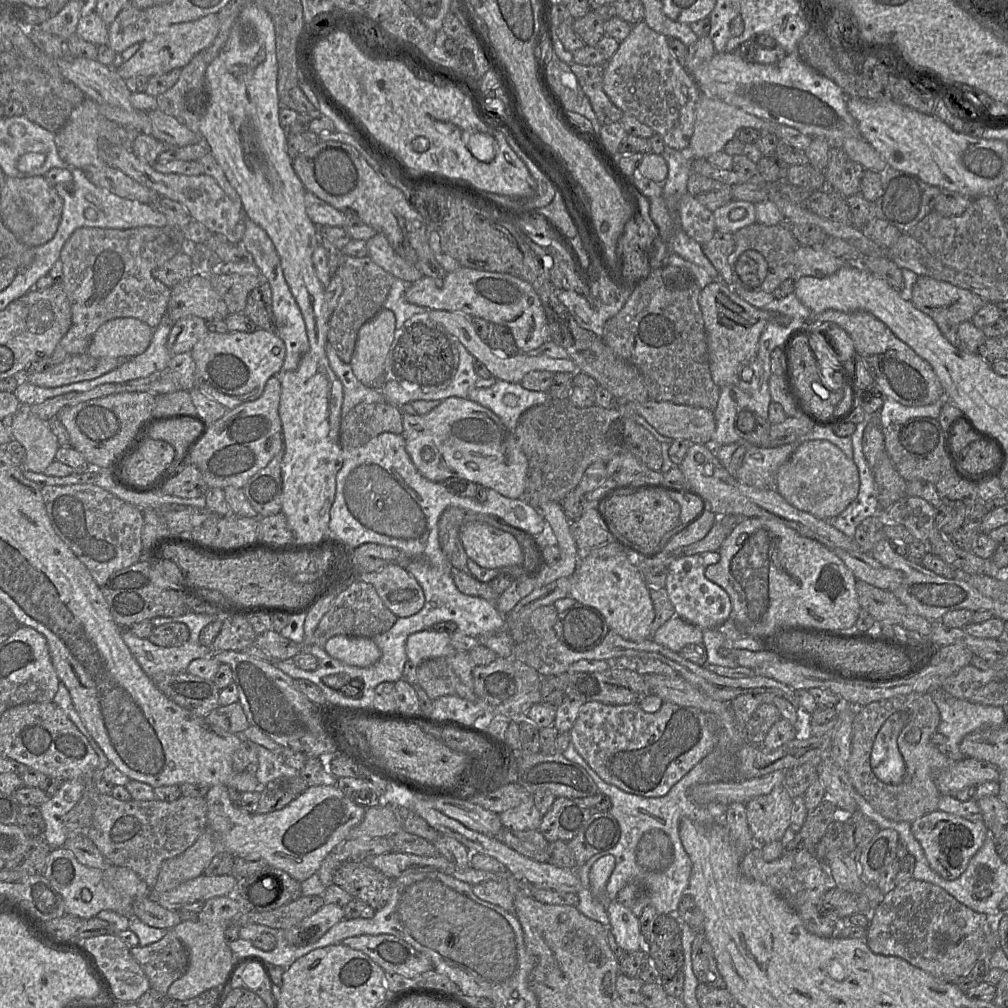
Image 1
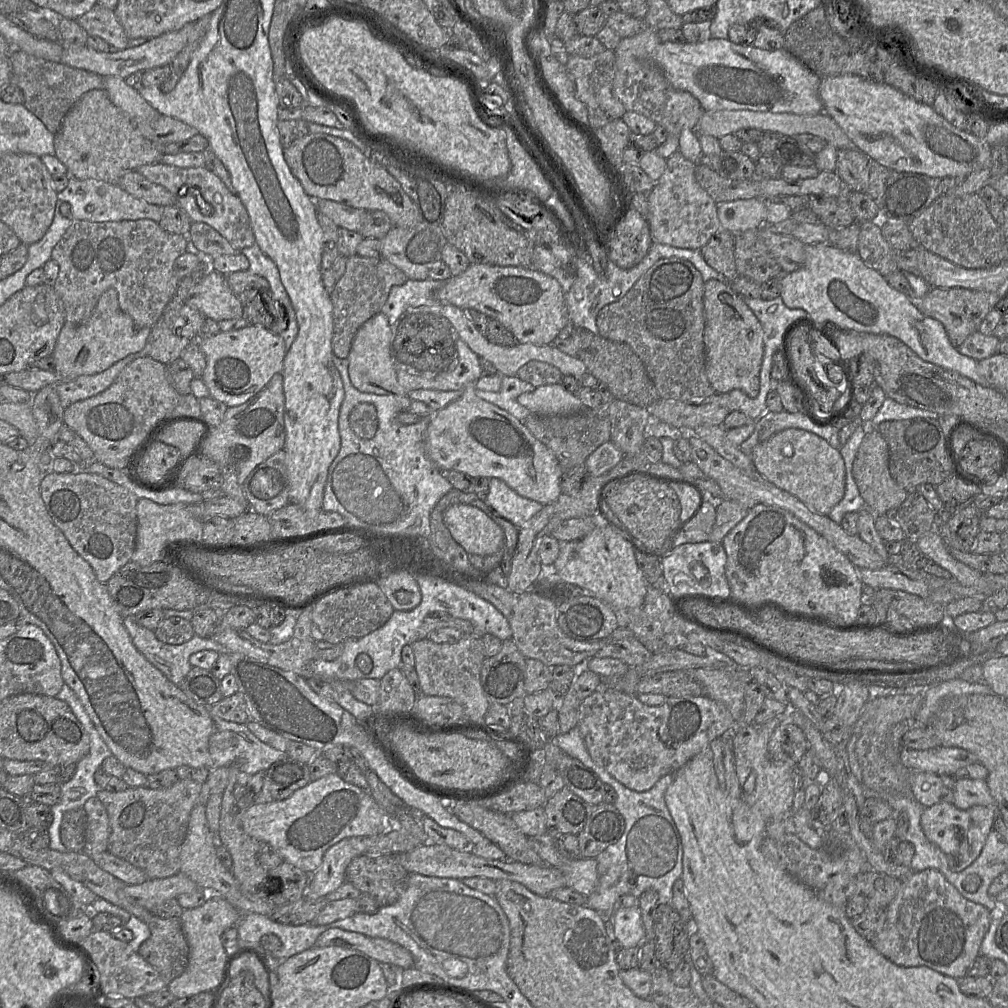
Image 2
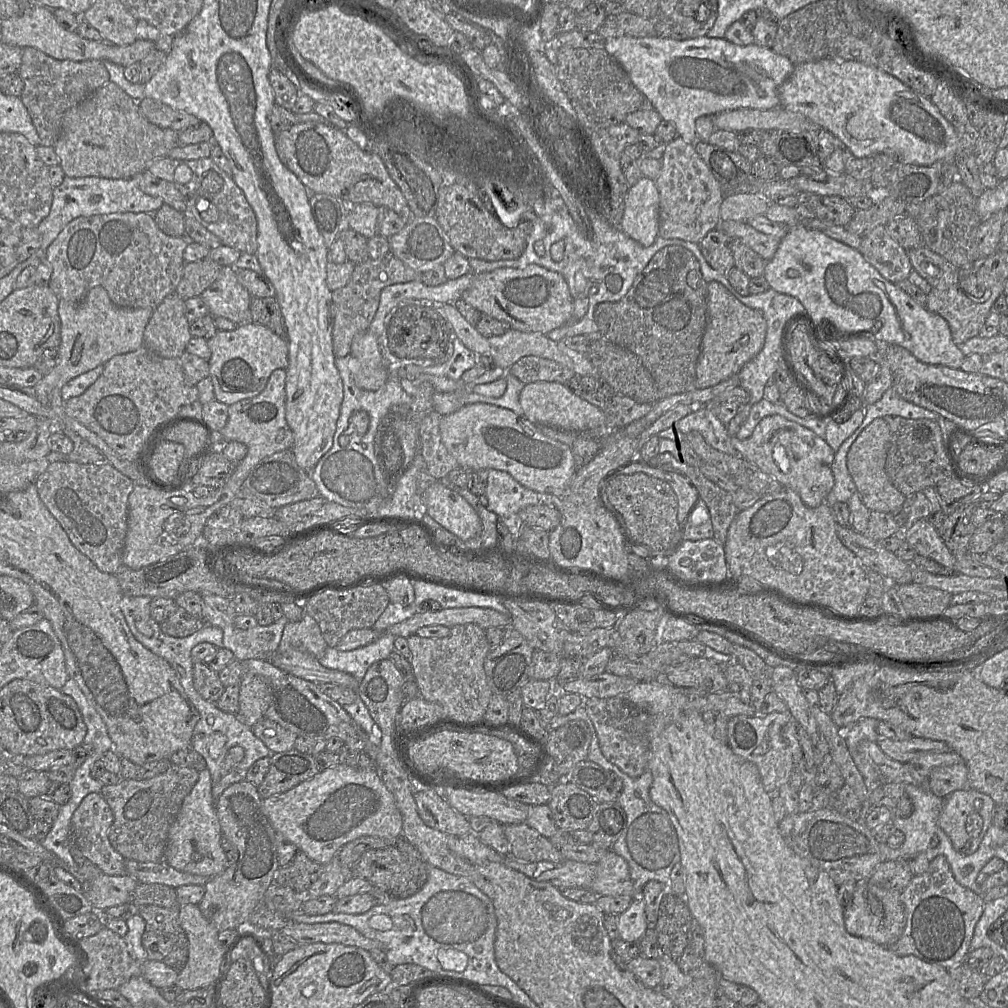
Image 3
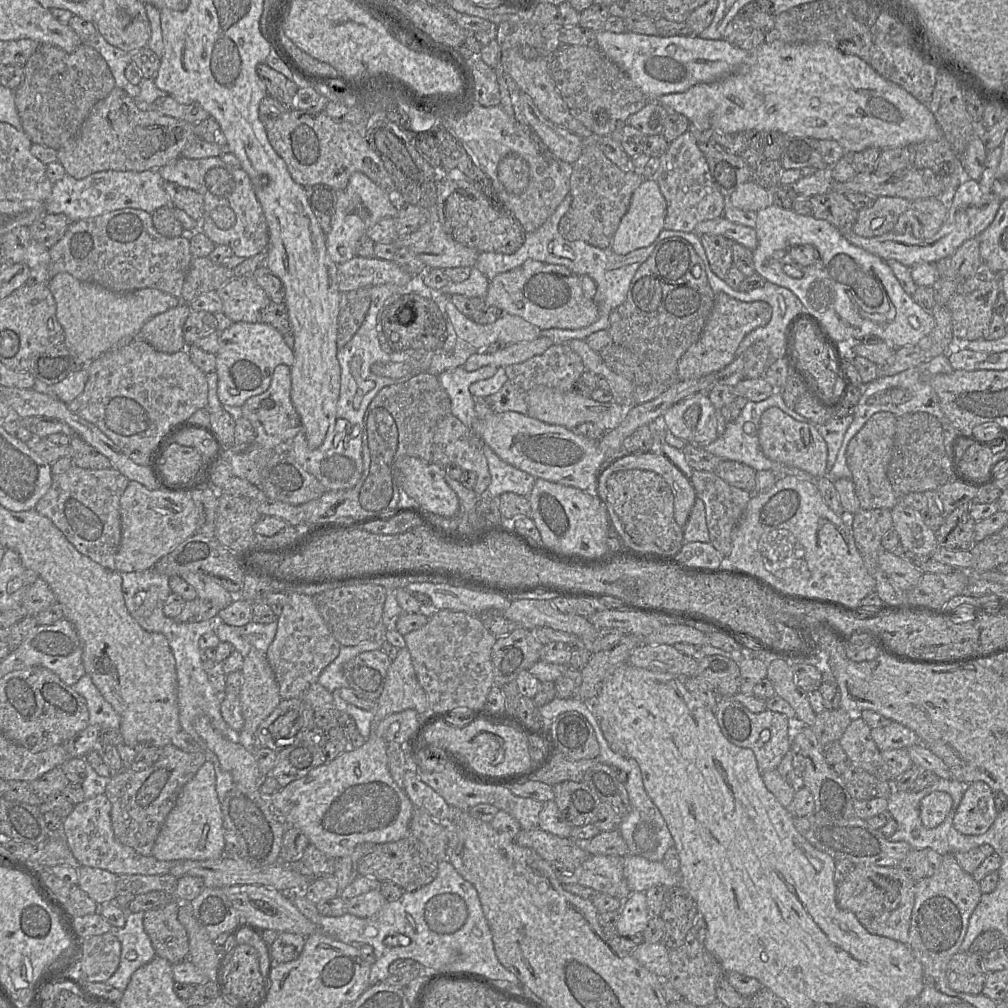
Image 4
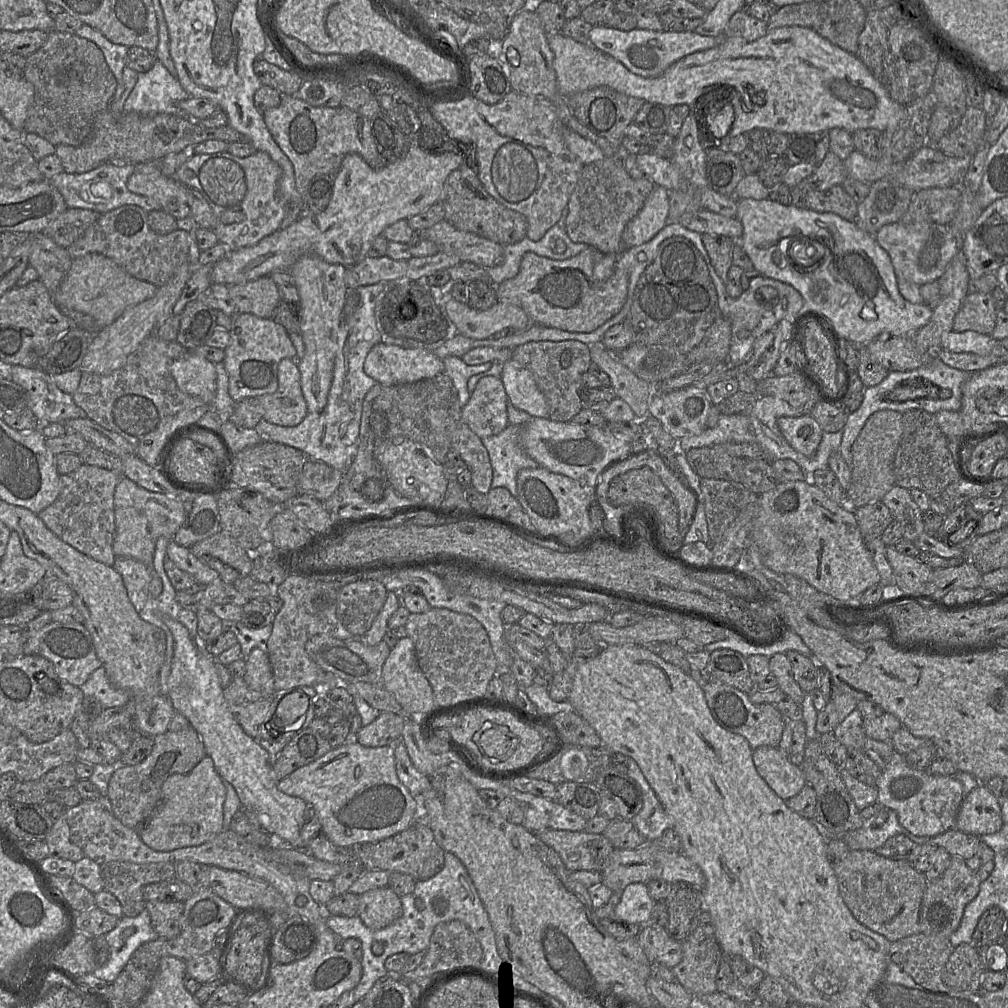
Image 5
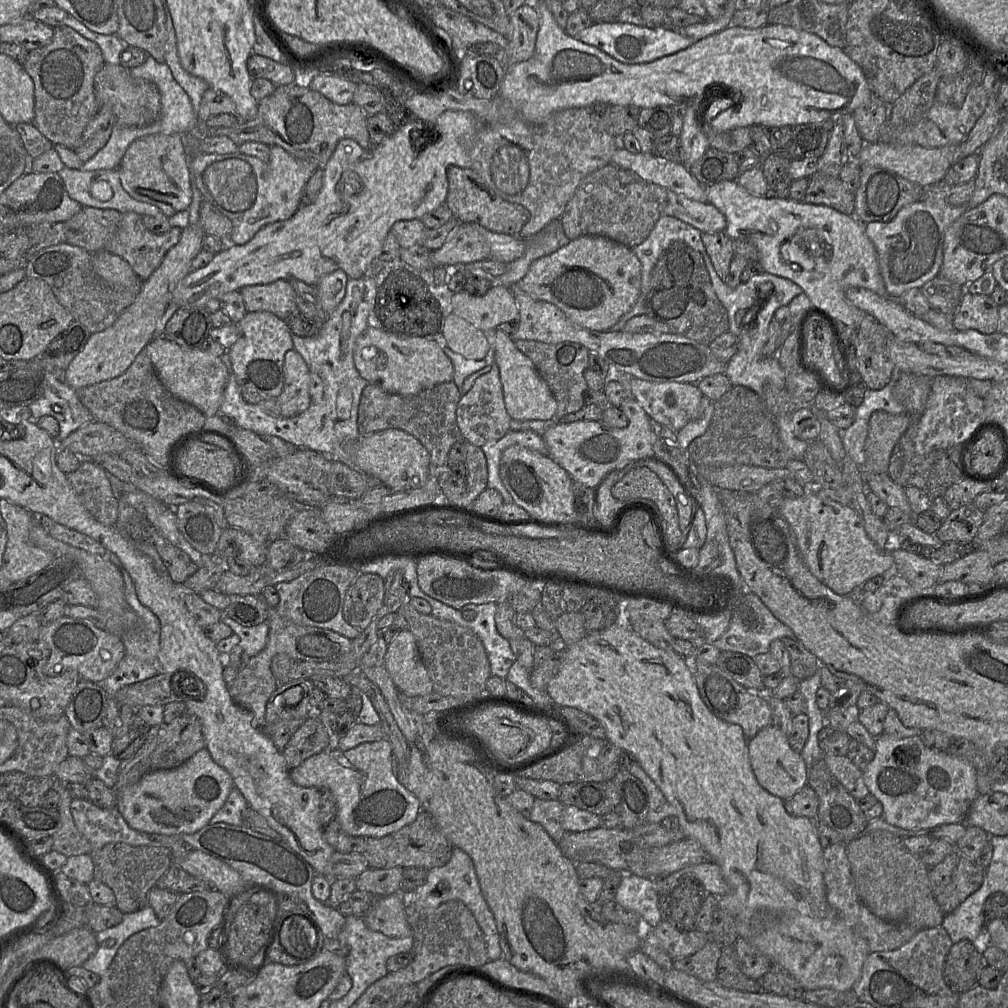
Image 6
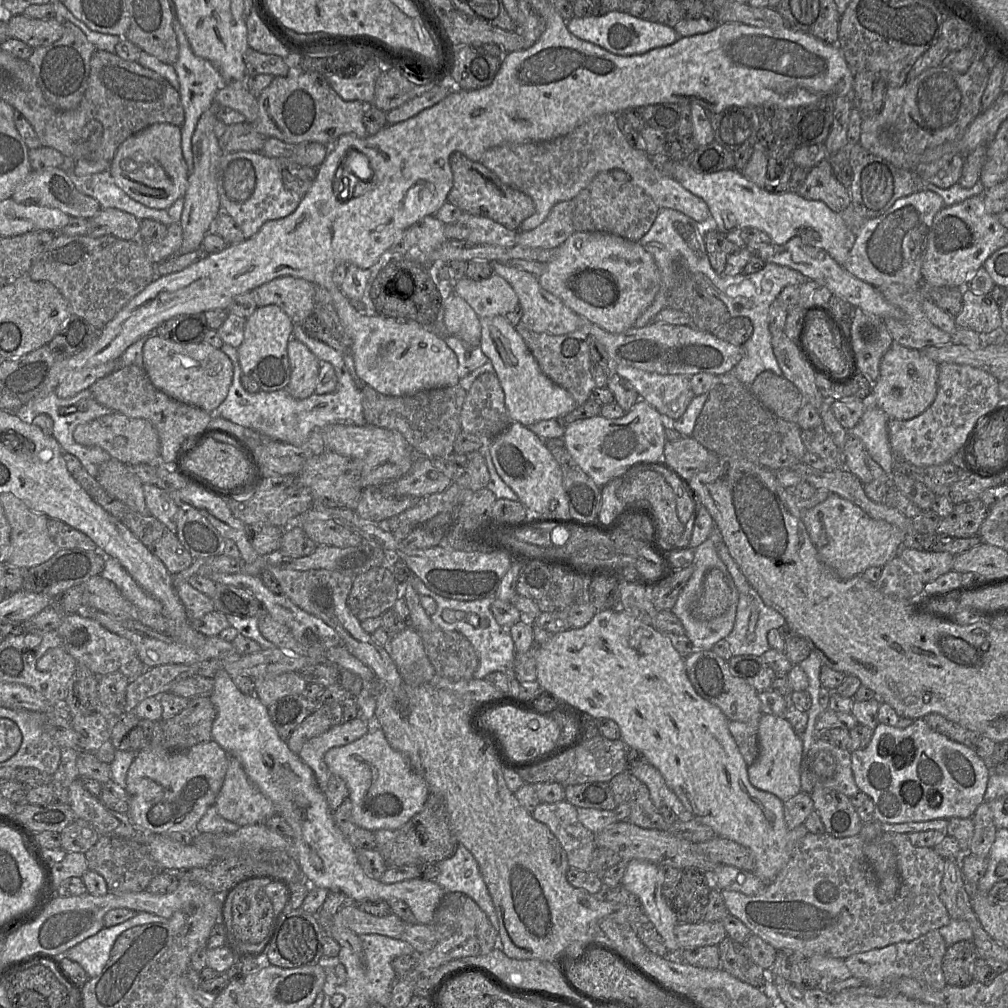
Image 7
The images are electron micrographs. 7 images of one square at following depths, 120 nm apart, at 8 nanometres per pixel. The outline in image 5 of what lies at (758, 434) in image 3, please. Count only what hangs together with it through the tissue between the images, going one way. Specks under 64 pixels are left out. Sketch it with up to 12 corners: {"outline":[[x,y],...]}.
{"outline":[[811,414],[777,424],[794,450],[816,453],[823,430]]}

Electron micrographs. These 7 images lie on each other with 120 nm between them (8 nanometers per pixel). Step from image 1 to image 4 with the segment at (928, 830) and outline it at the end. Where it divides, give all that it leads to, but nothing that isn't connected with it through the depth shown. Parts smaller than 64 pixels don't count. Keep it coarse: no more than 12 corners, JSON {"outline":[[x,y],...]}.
{"outline":[[965,785],[953,826],[984,834],[998,815],[993,791]]}

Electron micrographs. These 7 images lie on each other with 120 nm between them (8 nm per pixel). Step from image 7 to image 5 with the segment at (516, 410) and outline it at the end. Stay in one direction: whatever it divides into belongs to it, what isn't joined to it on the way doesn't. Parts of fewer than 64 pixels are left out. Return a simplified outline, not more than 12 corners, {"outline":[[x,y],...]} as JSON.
{"outline":[[512,358],[501,380],[508,401],[532,417],[549,418],[533,374]]}

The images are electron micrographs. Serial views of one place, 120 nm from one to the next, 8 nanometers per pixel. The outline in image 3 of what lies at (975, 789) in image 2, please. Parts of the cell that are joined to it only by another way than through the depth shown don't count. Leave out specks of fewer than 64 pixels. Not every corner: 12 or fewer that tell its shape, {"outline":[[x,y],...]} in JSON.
{"outline":[[966,764],[933,768],[929,787],[939,797],[970,788]]}

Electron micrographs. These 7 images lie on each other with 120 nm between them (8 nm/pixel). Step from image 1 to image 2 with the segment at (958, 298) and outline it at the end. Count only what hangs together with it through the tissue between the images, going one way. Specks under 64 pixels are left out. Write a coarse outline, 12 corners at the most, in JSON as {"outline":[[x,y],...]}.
{"outline":[[932,287],[917,302],[958,348],[1003,297]]}

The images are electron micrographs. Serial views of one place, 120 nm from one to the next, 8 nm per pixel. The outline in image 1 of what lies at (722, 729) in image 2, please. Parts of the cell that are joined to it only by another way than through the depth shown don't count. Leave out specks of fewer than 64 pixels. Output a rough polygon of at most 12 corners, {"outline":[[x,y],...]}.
{"outline":[[589,701],[570,742],[605,782],[661,797],[714,749],[717,716]]}

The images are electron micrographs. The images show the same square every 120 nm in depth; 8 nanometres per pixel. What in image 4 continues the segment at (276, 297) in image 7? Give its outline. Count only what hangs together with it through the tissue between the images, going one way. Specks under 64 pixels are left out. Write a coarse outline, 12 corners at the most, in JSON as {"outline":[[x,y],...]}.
{"outline":[[252,276],[216,291],[232,322],[260,322],[270,301]]}

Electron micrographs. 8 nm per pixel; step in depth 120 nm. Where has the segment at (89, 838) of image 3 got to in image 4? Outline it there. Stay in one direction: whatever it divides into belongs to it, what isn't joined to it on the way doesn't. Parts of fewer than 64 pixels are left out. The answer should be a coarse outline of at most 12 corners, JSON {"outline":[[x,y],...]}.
{"outline":[[100,794],[63,819],[81,865],[116,875],[162,875],[179,861],[119,843]]}

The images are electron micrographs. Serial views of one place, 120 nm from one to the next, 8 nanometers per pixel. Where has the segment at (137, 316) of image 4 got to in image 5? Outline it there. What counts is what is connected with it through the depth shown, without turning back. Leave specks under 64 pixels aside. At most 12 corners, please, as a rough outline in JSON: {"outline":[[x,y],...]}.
{"outline":[[98,253],[73,259],[53,295],[100,331],[157,286]]}

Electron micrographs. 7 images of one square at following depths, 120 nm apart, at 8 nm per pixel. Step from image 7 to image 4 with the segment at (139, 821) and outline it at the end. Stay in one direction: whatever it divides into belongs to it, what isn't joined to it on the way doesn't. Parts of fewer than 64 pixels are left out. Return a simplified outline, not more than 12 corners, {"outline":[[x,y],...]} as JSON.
{"outline":[[214,765],[181,789],[156,838],[163,861],[224,854]]}

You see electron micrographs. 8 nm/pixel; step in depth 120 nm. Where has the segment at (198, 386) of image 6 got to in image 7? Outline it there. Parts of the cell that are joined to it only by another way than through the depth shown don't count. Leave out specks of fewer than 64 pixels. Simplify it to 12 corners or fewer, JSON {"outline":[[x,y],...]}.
{"outline":[[152,333],[142,356],[151,383],[212,416],[233,365],[206,342]]}

